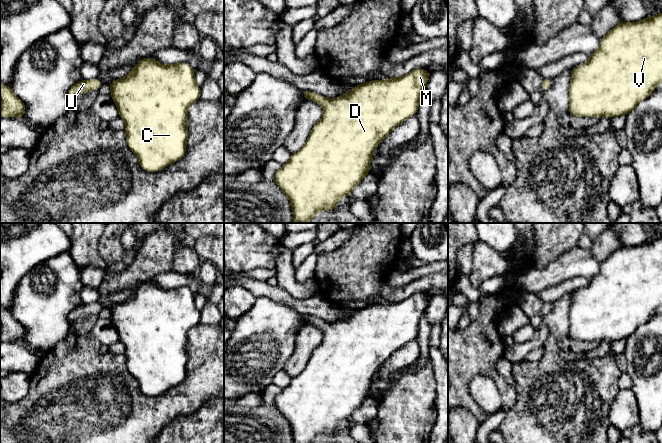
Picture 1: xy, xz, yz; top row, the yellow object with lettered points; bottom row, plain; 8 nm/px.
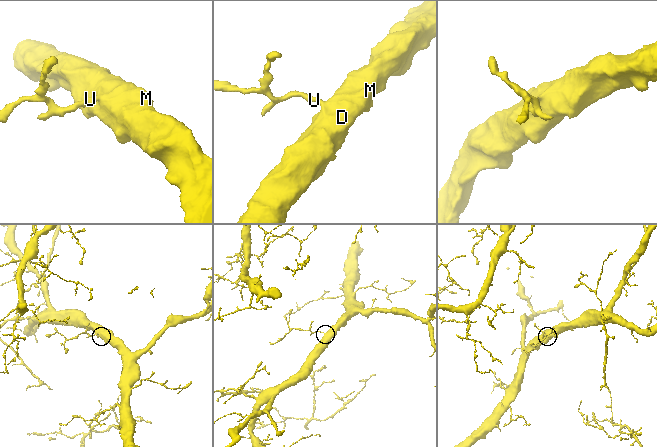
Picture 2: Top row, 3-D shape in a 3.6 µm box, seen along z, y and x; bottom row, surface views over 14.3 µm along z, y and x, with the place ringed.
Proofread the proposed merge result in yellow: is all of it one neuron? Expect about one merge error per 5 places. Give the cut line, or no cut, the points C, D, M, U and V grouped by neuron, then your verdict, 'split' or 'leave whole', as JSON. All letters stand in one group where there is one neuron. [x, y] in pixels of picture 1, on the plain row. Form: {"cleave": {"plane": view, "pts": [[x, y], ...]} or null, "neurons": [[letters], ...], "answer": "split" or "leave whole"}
{"cleave": null, "neurons": [["C", "D", "M", "U", "V"]], "answer": "leave whole"}

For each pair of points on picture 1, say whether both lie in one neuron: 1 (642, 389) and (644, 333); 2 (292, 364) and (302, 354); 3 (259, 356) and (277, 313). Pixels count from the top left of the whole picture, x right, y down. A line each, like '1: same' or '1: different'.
1: same
2: same
3: same

